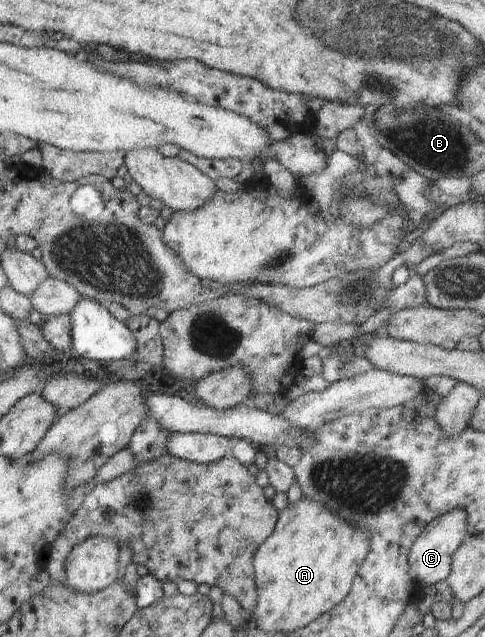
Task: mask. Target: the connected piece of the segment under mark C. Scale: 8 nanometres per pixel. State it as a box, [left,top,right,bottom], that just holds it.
[408,509,467,585]

